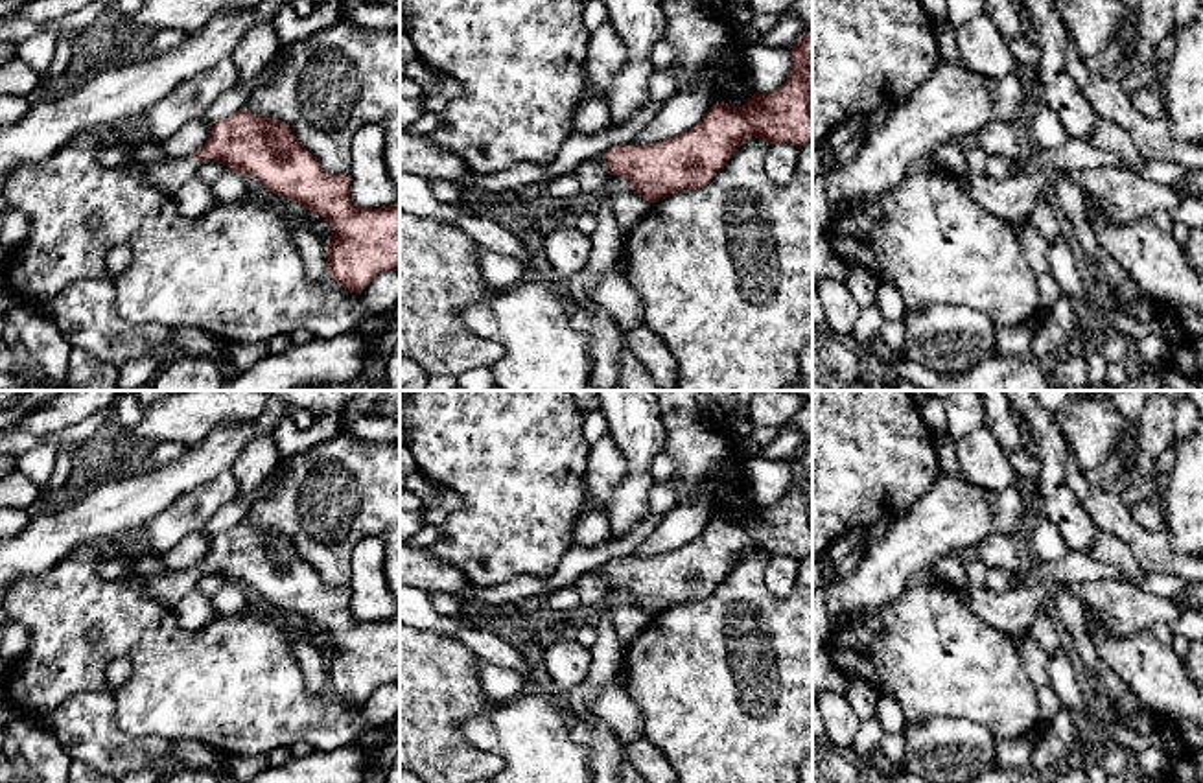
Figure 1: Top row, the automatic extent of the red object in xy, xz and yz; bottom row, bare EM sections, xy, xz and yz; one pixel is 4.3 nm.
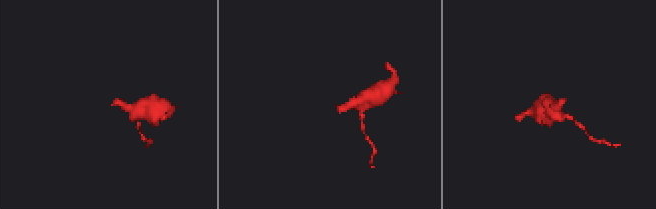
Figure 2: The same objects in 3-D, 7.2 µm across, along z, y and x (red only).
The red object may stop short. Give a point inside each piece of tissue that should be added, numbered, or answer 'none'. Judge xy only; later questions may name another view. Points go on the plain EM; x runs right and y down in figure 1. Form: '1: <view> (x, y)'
1: xy (168, 586)

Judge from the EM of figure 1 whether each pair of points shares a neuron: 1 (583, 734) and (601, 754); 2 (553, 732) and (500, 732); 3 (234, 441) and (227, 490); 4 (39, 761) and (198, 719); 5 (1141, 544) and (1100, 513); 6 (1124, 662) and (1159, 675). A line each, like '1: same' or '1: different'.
1: same
2: same
3: different
4: different
5: same
6: same

